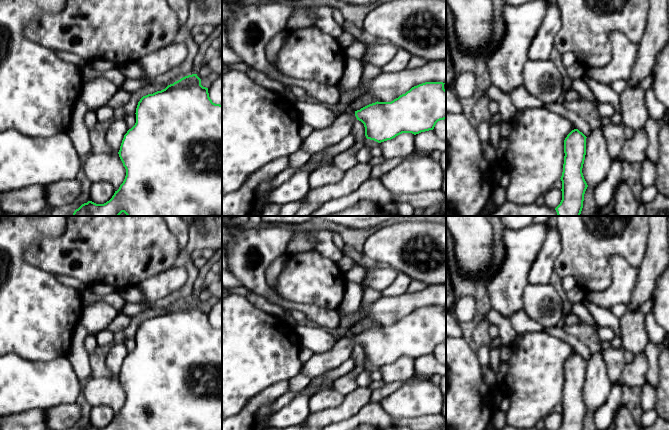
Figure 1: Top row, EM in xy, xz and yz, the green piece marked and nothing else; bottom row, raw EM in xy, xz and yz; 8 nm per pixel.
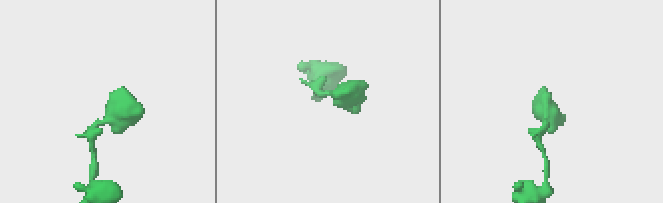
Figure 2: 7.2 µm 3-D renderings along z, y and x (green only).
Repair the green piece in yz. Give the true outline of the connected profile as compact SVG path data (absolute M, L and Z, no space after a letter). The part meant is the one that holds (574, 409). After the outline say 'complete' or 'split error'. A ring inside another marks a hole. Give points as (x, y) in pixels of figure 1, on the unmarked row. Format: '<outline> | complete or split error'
M578 353L572 354L564 364L564 388L561 400L562 424L558 430L583 430L588 411L582 392L586 379L586 360Z | complete

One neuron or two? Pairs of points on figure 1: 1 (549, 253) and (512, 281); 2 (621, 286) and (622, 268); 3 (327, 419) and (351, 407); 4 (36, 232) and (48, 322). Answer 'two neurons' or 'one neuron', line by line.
1: two neurons
2: one neuron
3: one neuron
4: one neuron

